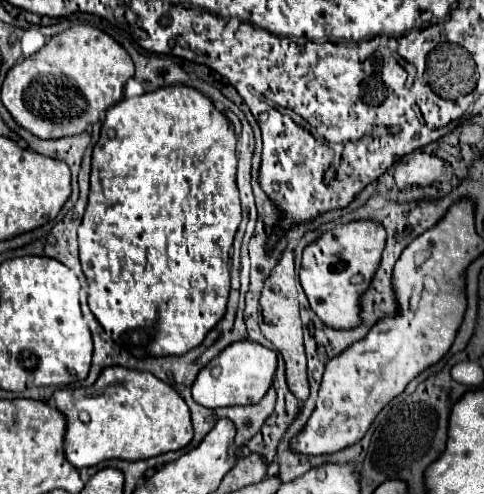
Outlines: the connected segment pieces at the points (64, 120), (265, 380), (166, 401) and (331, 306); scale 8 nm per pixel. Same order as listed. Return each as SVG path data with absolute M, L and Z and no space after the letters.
M75 25L53 35L35 55L19 61L5 77L1 99L23 129L31 131L39 139L61 139L83 133L89 125L97 123L99 117L123 97L123 85L133 77L133 71L129 53L113 37L91 25Z
M237 341L225 347L201 373L193 383L193 399L209 409L231 407L231 405L255 405L271 387L273 375L277 367L277 355L253 341Z
M107 367L91 387L59 389L53 395L55 407L67 415L65 453L73 467L93 467L107 459L151 459L155 455L183 449L193 439L191 415L185 401L163 381L151 373L133 371L125 367Z
M373 219L349 221L345 225L333 227L305 247L299 279L311 309L321 317L321 321L335 325L335 329L351 329L361 323L359 297L369 287L383 249L385 229Z

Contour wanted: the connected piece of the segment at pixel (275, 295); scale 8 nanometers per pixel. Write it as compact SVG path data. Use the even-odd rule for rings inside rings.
M283 251L279 263L273 267L271 275L265 279L263 291L261 291L261 333L275 345L275 349L281 353L285 367L287 367L287 385L291 393L305 401L309 397L309 381L307 381L307 367L305 367L305 347L303 347L303 329L299 319L299 301L297 301L297 287L295 287L295 267L293 267L293 251Z

